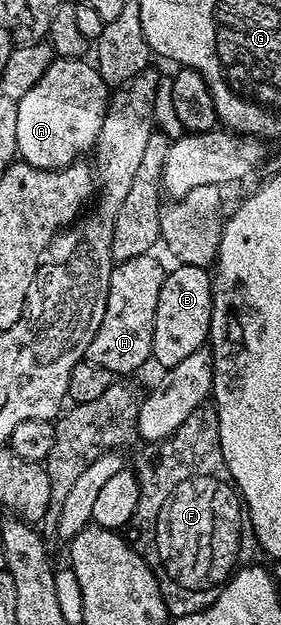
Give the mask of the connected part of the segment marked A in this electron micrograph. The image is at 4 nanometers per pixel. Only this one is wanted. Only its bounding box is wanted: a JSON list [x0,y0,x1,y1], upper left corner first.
[16,59,110,171]

